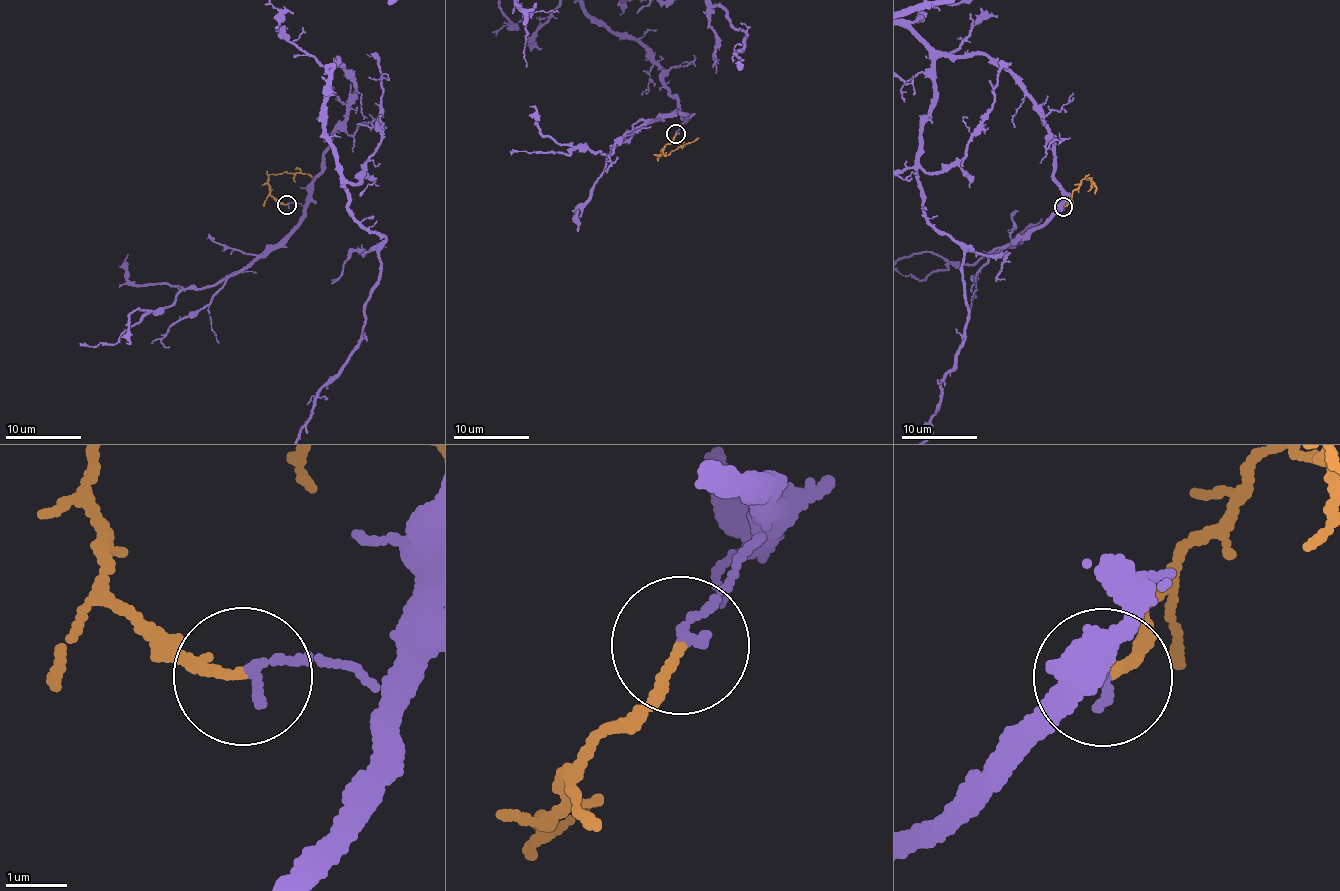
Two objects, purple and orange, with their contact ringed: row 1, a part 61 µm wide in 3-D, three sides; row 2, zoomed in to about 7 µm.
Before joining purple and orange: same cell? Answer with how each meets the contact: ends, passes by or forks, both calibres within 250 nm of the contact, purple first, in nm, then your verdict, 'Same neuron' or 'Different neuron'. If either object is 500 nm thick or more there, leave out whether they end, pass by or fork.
At the ring purple ends. At the ring orange ends. Thickness 140 nm (purple) against 150 nm. Different neuron

